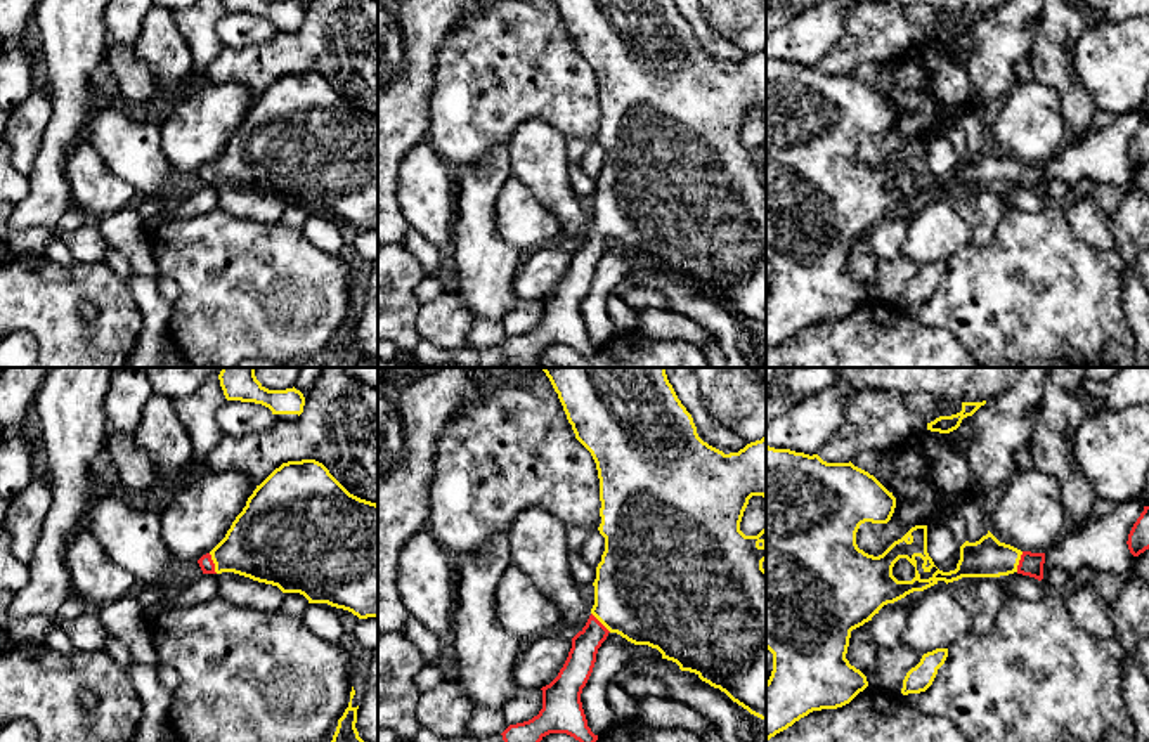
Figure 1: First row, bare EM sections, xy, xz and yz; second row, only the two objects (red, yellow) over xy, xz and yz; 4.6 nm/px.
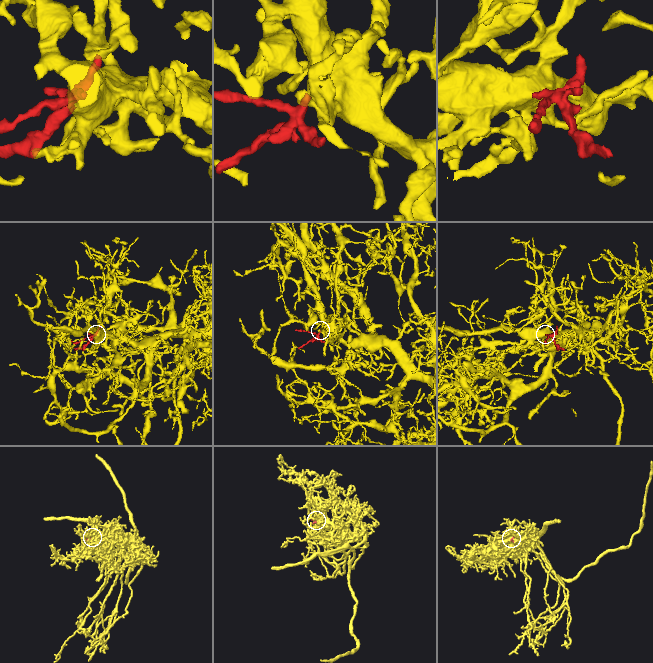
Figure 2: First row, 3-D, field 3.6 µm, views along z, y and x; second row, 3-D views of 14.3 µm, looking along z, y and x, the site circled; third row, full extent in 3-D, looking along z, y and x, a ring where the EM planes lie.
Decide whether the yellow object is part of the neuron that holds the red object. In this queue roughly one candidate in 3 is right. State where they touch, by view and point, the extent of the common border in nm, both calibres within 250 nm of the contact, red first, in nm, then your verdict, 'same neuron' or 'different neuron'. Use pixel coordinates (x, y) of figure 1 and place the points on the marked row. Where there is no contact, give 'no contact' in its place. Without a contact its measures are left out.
xy (214, 564) | 100 nm | 70/340 nm | same neuron

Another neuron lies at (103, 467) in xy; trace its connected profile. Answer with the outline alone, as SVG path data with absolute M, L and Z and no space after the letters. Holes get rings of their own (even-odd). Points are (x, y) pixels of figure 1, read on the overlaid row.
M106 446L99 452L99 456L94 459L92 470L97 475L102 487L106 487L106 485L118 487L118 485L121 485Z

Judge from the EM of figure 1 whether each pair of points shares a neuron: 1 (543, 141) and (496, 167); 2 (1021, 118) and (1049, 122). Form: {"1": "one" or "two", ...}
{"1": "two", "2": "one"}

